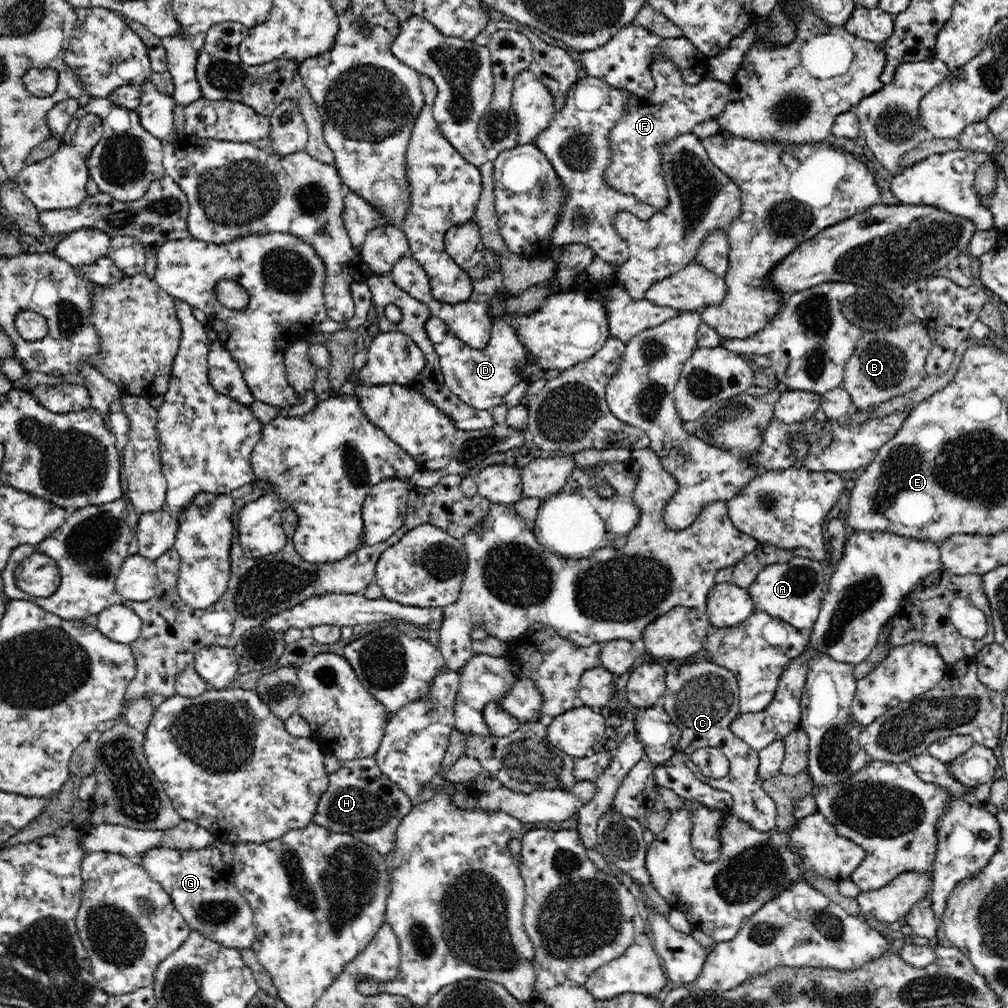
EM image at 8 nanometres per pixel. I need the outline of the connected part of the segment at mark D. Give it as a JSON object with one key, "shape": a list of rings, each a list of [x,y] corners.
{"shape":[[[495,294],[491,300],[492,327],[489,344],[484,349],[467,348],[466,344],[450,330],[440,318],[431,316],[426,321],[425,329],[432,341],[434,350],[439,356],[439,366],[445,385],[462,402],[477,407],[478,410],[489,410],[503,403],[504,395],[523,381],[521,372],[527,365],[526,349],[522,346],[520,335],[504,319],[507,296]]]}

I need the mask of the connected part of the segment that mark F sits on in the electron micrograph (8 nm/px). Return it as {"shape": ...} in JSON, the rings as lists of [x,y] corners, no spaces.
{"shape":[[[654,56],[649,69],[652,69],[655,80],[654,92],[650,96],[634,95],[631,101],[625,104],[623,114],[619,116],[614,126],[607,131],[607,146],[610,148],[610,162],[603,172],[604,182],[612,190],[622,194],[633,195],[638,201],[652,206],[656,211],[662,212],[669,208],[670,198],[663,176],[662,162],[659,156],[659,144],[668,137],[678,134],[692,133],[694,126],[704,120],[715,120],[718,114],[726,108],[729,102],[729,83],[718,79],[706,79],[695,85],[687,85],[679,69],[671,64],[664,56]]]}

